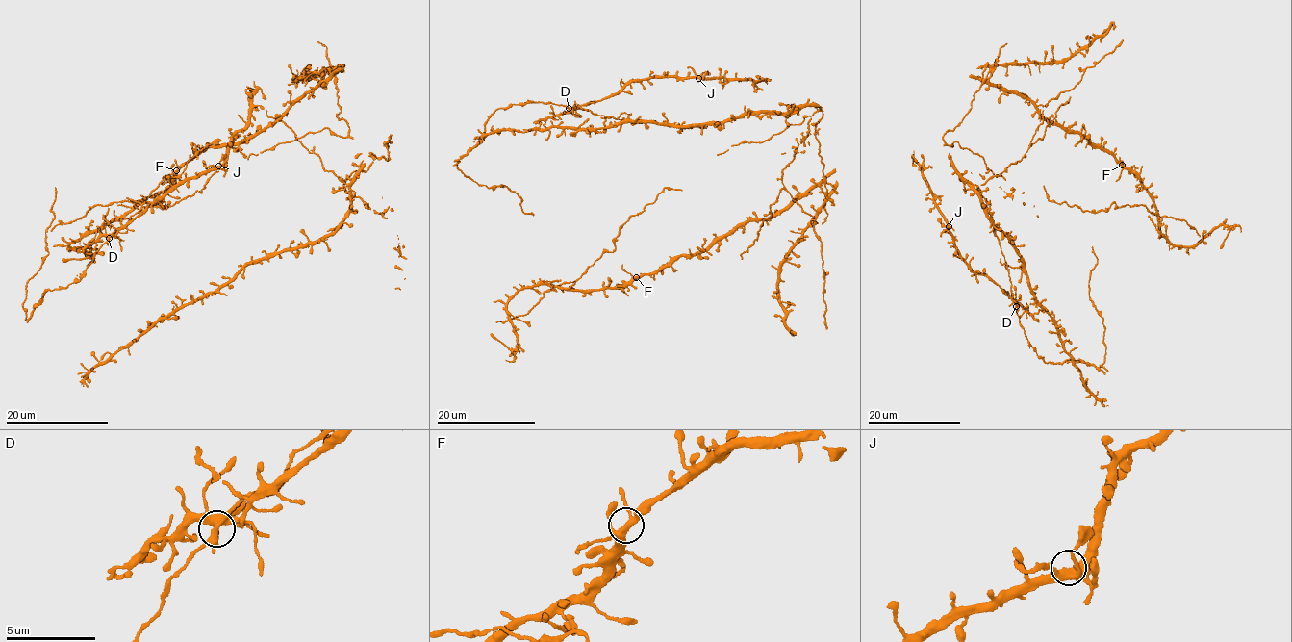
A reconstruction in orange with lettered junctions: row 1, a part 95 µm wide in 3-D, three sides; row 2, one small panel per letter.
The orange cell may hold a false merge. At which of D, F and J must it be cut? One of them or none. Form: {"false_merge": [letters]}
{"false_merge": ["D"]}

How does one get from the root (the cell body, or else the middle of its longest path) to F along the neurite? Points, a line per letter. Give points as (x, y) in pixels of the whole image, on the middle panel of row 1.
F: (820, 110), (823, 113), (815, 129), (823, 181), (785, 209), (739, 225), (704, 249), (671, 258), (636, 277)

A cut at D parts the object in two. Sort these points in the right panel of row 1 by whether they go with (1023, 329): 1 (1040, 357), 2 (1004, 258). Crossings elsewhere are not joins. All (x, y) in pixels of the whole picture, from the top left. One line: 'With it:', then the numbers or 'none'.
With it: 1, 2

